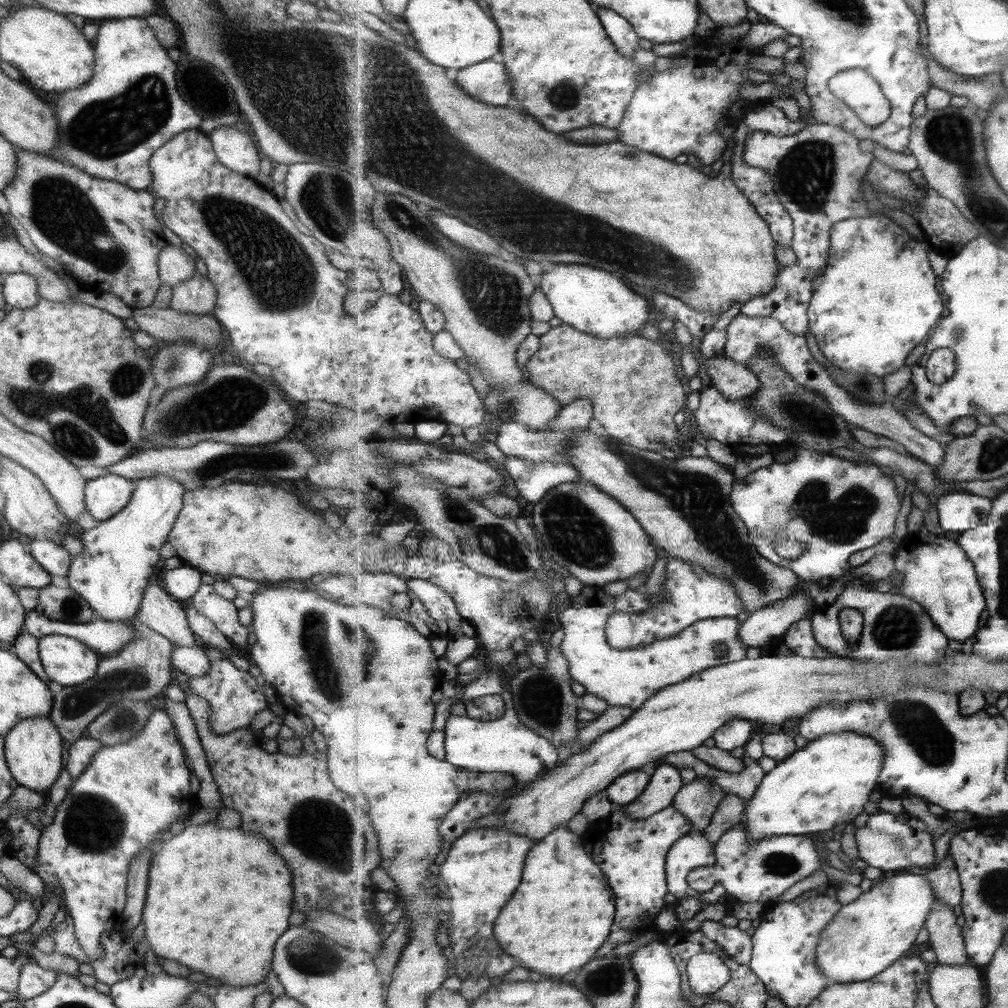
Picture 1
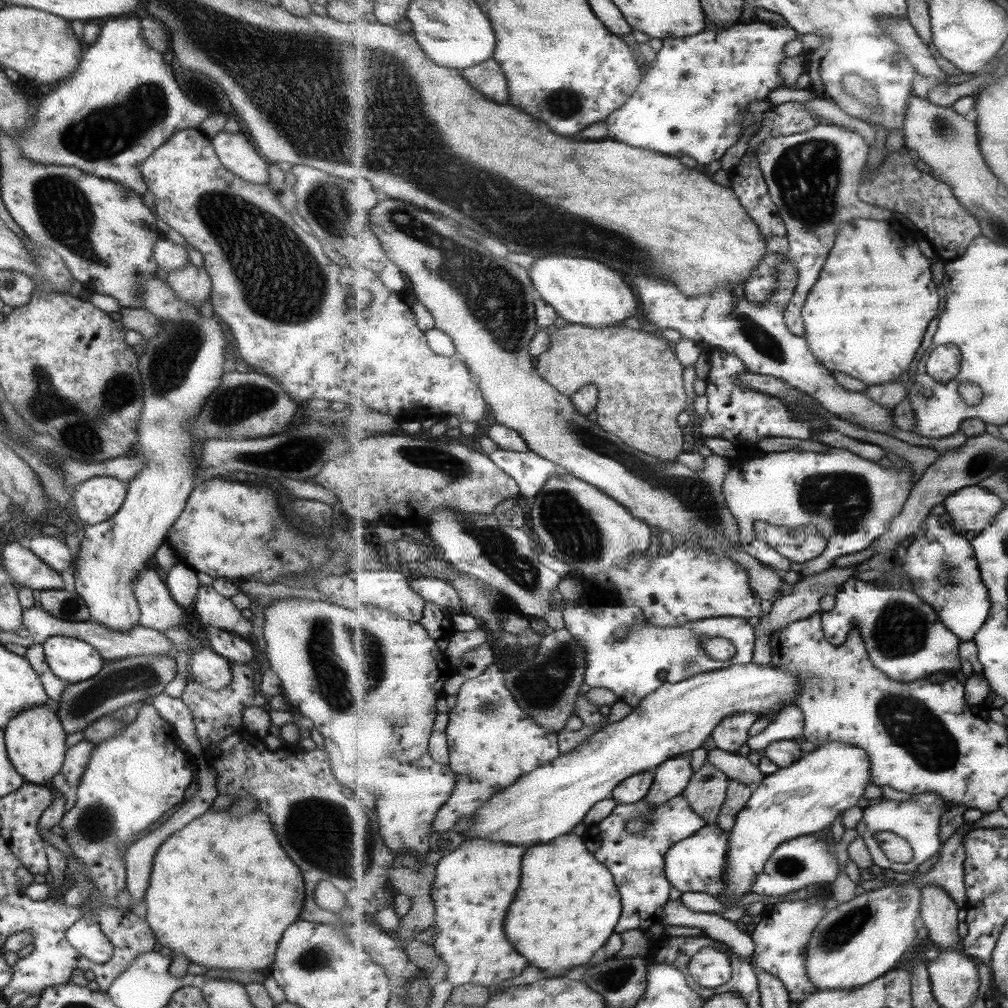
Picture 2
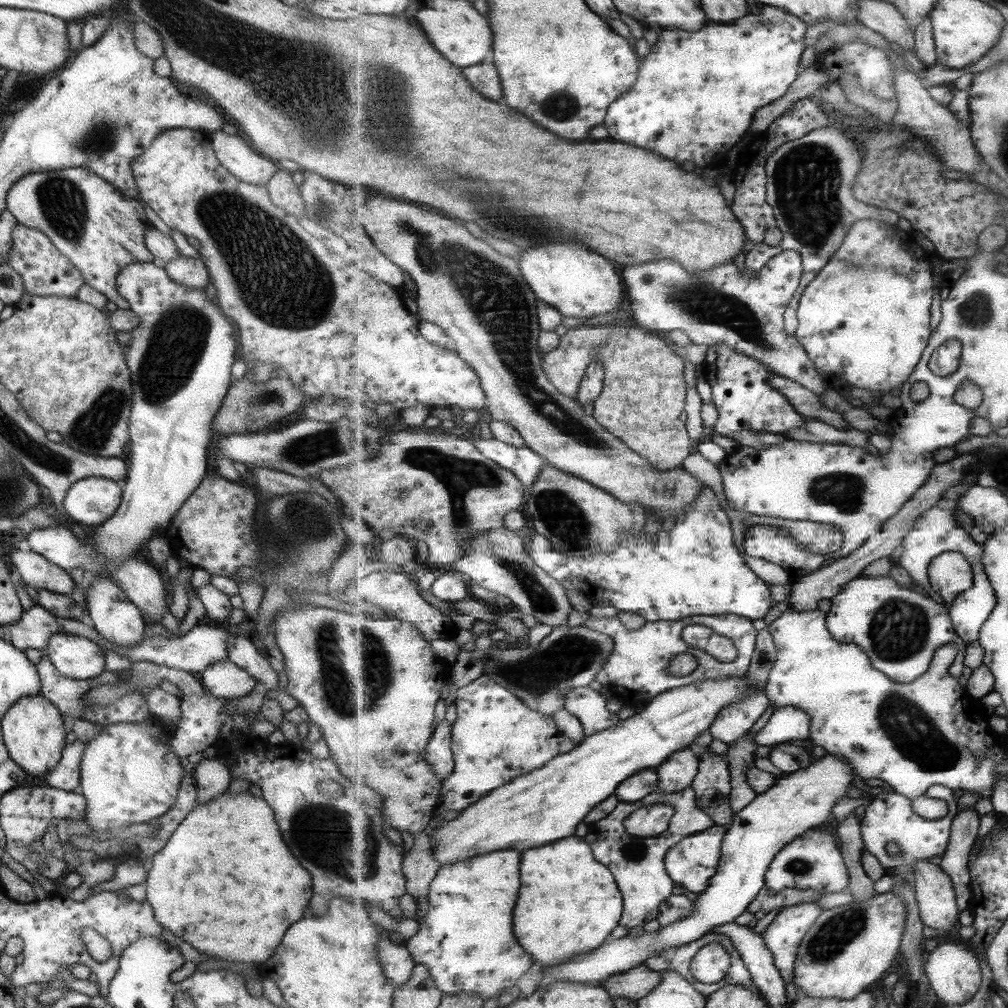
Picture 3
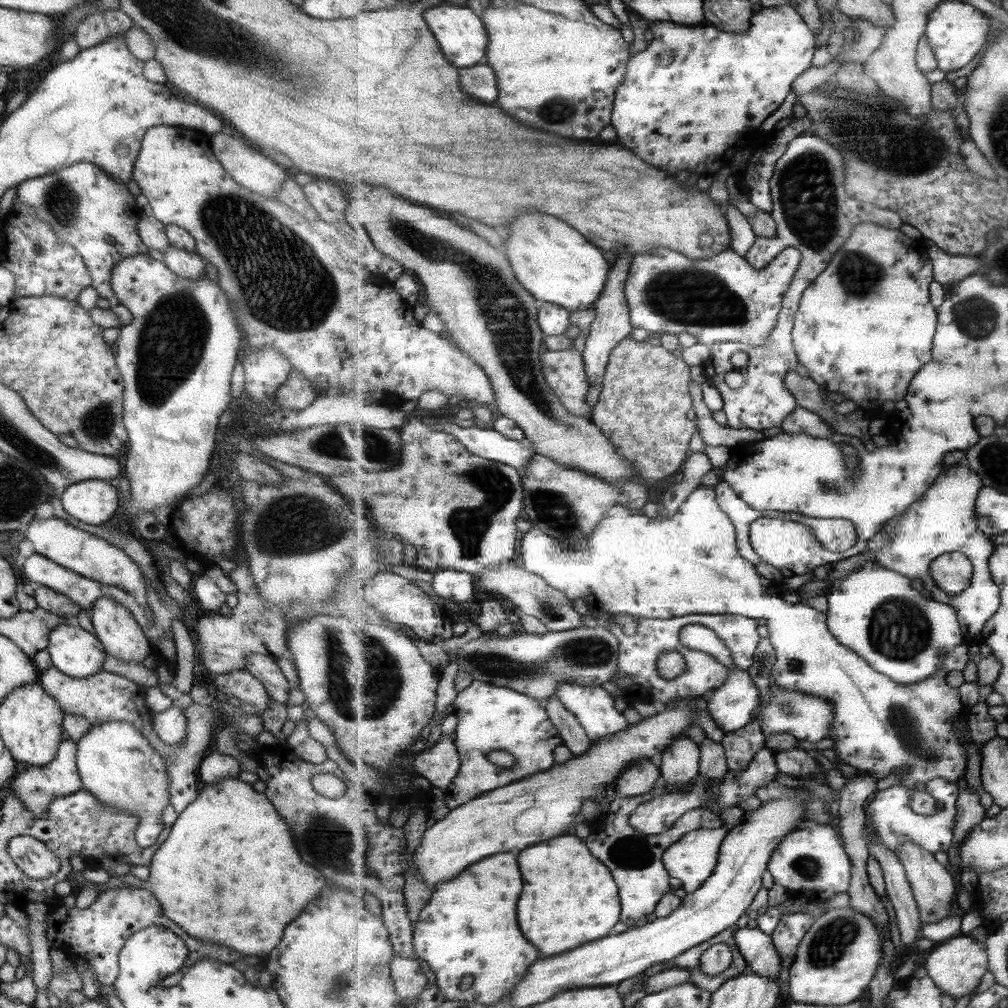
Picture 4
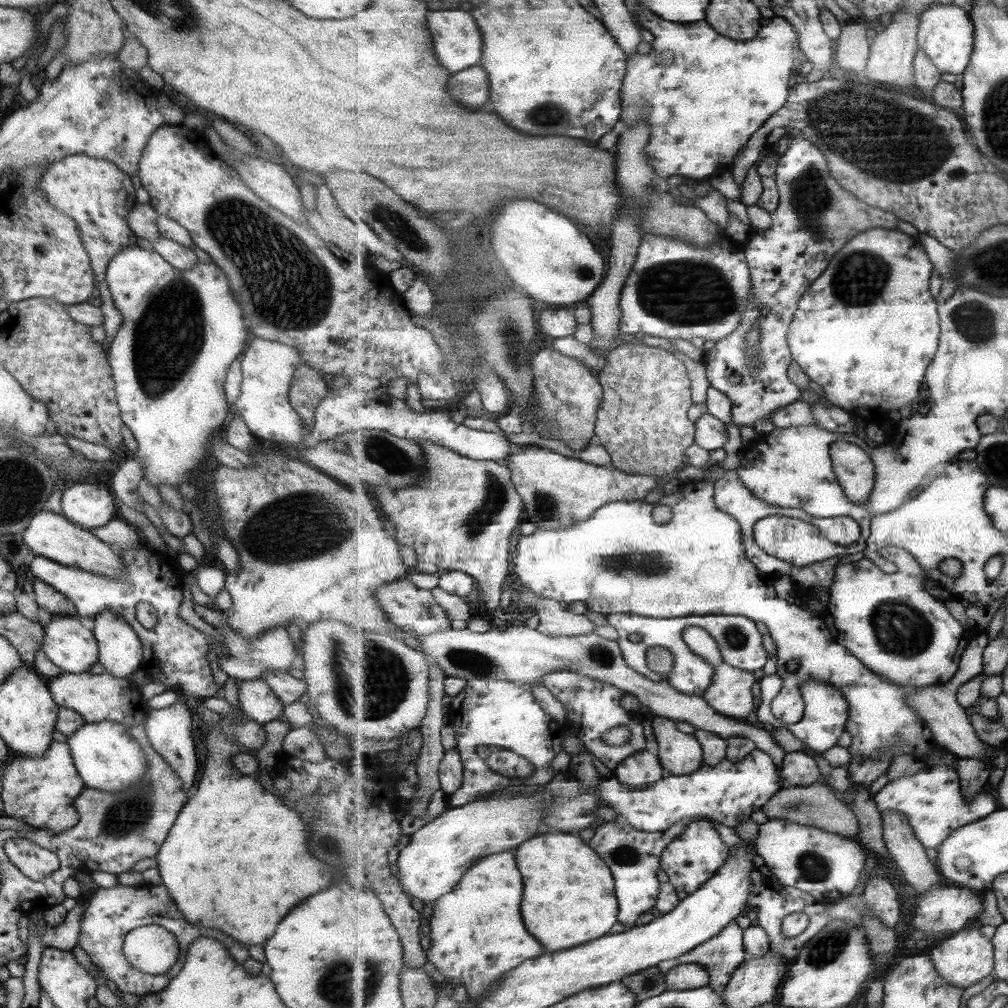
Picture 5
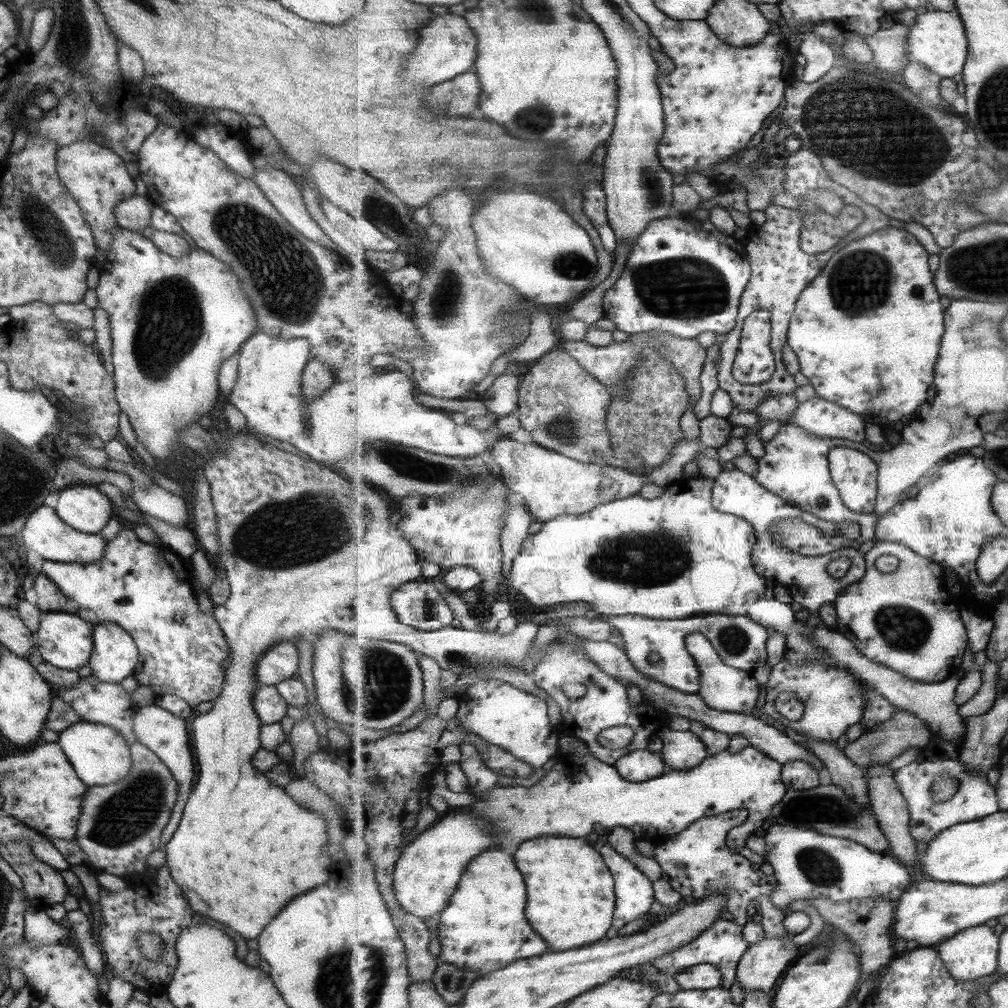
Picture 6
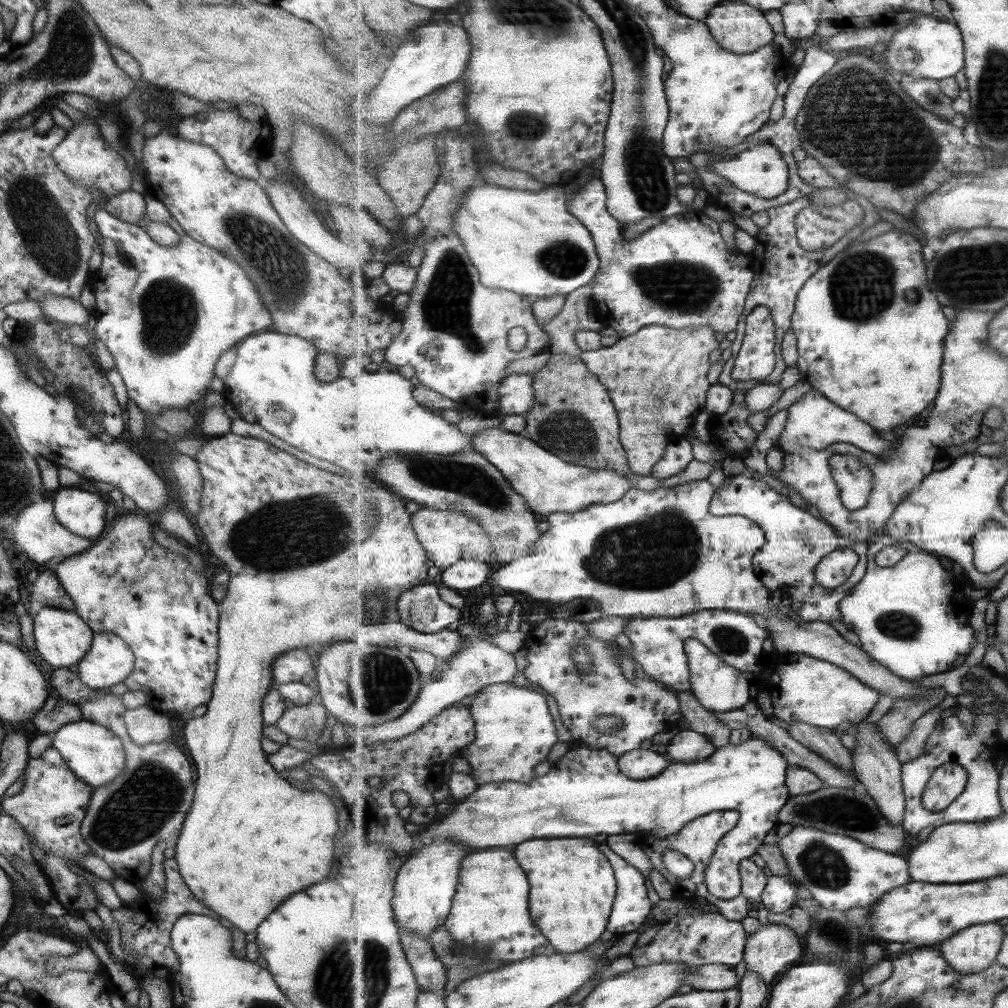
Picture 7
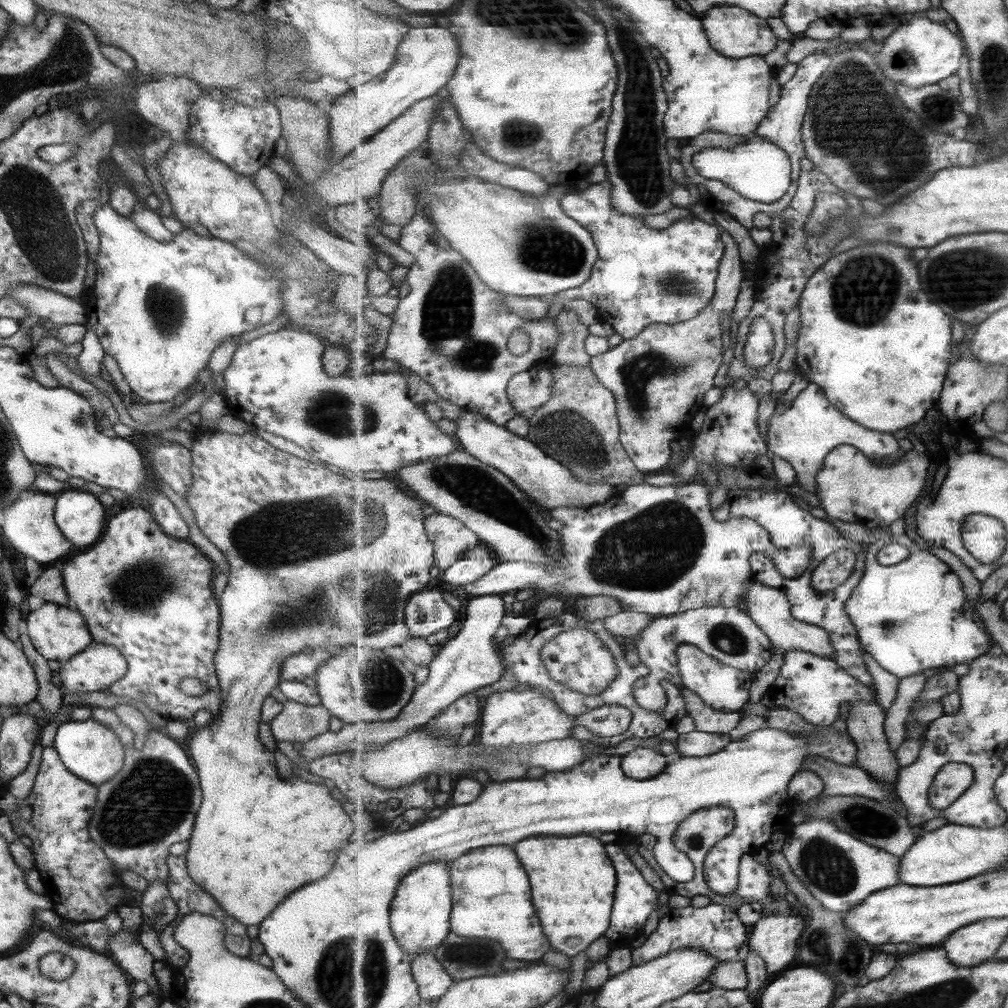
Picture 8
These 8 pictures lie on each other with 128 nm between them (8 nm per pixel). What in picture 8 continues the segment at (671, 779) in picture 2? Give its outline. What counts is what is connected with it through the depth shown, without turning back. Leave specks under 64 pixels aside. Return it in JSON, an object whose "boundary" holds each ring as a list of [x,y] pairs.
{"boundary":[[[692,731],[680,734],[676,740],[678,753],[681,757],[702,758],[721,752],[732,744],[731,735],[713,734],[701,731]]]}

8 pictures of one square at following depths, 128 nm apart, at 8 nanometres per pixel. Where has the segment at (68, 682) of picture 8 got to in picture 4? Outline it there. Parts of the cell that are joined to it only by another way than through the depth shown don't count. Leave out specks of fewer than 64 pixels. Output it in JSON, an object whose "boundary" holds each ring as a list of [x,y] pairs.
{"boundary":[[[103,596],[91,604],[89,611],[91,612],[90,622],[94,627],[94,635],[102,644],[107,656],[113,656],[115,660],[121,660],[121,662],[135,662],[135,664],[141,665],[145,656],[152,653],[150,642],[143,634],[139,624],[135,622],[133,614],[125,606],[121,606],[113,598]]]}

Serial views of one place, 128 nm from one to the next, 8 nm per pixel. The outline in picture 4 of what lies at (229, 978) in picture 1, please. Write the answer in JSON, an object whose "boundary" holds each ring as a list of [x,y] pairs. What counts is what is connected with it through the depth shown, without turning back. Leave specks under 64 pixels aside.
{"boundary":[[[237,777],[225,778],[224,780],[219,780],[213,786],[204,786],[198,790],[195,800],[177,816],[174,824],[175,826],[172,825],[169,829],[167,838],[153,853],[148,868],[149,877],[139,884],[139,888],[151,891],[157,903],[159,903],[163,915],[167,919],[173,920],[173,923],[177,924],[179,928],[183,928],[193,938],[199,938],[203,942],[205,940],[207,942],[217,942],[217,944],[223,944],[227,948],[233,948],[233,950],[237,950],[241,954],[251,954],[251,956],[265,954],[265,952],[269,952],[277,944],[277,940],[279,940],[285,924],[289,924],[303,910],[303,906],[309,900],[317,898],[320,893],[323,893],[327,889],[325,878],[321,876],[321,872],[313,868],[313,866],[305,864],[299,858],[297,848],[295,848],[295,842],[293,842],[293,836],[289,832],[289,826],[279,818],[279,814],[275,812],[275,808],[267,800],[264,793],[255,791],[250,784],[239,781]]]}

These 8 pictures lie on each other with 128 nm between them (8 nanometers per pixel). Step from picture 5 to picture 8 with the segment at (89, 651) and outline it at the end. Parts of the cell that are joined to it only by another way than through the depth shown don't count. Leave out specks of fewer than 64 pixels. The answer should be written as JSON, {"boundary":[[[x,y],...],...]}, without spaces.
{"boundary":[[[42,602],[39,608],[28,614],[25,622],[31,644],[49,662],[55,660],[59,663],[65,662],[91,644],[93,640],[85,619],[71,605]]]}

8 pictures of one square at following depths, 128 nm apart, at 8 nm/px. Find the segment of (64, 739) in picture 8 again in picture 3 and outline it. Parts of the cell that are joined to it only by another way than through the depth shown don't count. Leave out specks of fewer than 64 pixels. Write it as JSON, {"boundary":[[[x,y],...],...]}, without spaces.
{"boundary":[[[154,716],[145,722],[118,722],[106,724],[93,740],[84,744],[81,754],[80,784],[78,791],[85,797],[85,823],[93,831],[113,829],[123,825],[150,824],[156,821],[175,803],[182,778],[182,768],[169,745],[175,742],[172,729]]]}

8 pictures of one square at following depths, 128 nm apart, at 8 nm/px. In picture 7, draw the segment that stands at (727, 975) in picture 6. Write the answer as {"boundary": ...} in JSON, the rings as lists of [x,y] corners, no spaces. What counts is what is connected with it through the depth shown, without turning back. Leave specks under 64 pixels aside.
{"boundary":[[[689,906],[681,910],[675,918],[667,921],[648,944],[633,948],[629,956],[637,967],[681,962],[693,967],[720,964],[735,968],[744,961],[748,937],[748,932],[741,921],[729,920],[720,911],[711,912]]]}

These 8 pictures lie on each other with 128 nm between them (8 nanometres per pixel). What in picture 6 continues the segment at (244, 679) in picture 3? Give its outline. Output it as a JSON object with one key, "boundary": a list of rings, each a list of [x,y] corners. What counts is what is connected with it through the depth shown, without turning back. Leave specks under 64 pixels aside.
{"boundary":[[[275,685],[257,686],[253,692],[253,708],[262,724],[279,722],[286,715],[286,702],[277,692]]]}

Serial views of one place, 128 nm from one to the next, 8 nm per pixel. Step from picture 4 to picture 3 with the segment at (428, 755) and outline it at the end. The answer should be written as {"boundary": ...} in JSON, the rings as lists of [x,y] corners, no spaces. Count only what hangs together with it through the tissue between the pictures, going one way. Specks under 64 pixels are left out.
{"boundary":[[[446,720],[437,724],[426,750],[426,760],[439,779],[447,779],[456,771],[452,749],[452,725]]]}

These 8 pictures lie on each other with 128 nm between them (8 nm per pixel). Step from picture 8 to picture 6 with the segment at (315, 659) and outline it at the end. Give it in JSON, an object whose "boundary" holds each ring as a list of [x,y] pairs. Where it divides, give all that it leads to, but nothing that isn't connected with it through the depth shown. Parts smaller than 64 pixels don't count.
{"boundary":[[[287,640],[269,646],[255,662],[255,679],[261,685],[273,685],[285,678],[294,678],[298,674],[297,656],[294,643]]]}

